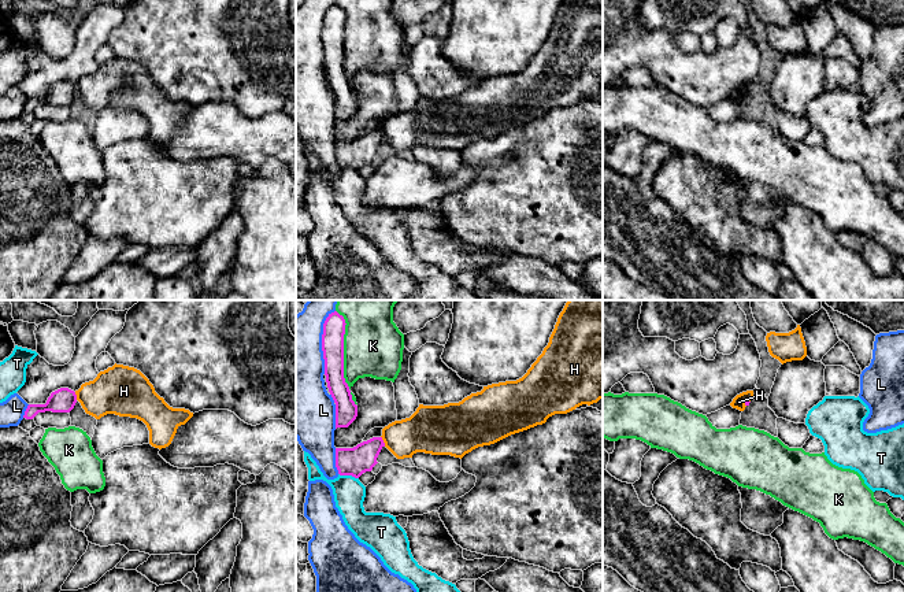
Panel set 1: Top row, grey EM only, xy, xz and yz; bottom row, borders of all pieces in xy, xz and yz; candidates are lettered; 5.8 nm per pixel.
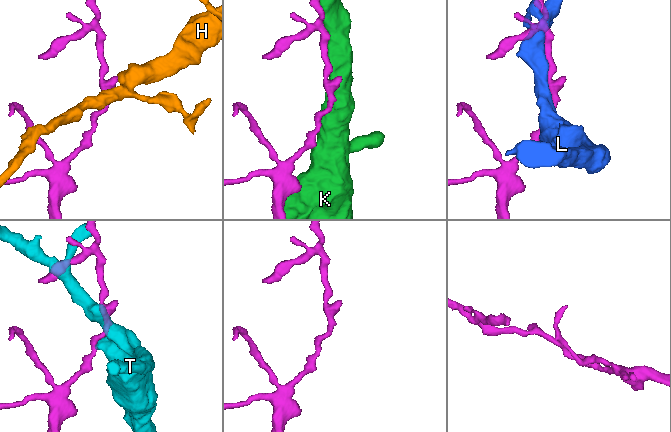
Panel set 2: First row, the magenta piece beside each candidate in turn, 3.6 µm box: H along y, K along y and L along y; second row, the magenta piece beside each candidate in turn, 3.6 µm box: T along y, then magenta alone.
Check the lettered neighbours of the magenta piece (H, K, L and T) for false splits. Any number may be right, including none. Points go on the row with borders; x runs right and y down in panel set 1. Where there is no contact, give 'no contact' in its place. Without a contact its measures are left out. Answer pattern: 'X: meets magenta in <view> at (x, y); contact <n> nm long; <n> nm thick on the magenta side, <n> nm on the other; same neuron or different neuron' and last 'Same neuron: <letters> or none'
H: meets magenta in xz at (382, 441); contact 70 nm long; 160 nm thick on the magenta side, 240 nm on the other; different neuron
K: meets magenta in xz at (343, 350); contact 480 nm long; 130 nm thick on the magenta side, 360 nm on the other; different neuron
L: meets magenta in xz at (322, 341); contact 380 nm long; 130 nm thick on the magenta side, 340 nm on the other; different neuron
T: meets magenta in xz at (348, 474); contact 120 nm long; 160 nm thick on the magenta side, 180 nm on the other; different neuron
Same neuron: none

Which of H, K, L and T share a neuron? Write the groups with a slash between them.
H / K / L / T

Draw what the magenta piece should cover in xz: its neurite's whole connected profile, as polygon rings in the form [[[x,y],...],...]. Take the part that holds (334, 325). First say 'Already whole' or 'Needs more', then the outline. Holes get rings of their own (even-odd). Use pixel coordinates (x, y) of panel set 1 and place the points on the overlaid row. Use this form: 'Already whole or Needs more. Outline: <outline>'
Already whole. Outline: [[[334,311],[326,318],[322,334],[325,375],[336,403],[336,429],[348,428],[357,417],[357,406],[344,378],[345,325],[344,317]]]

